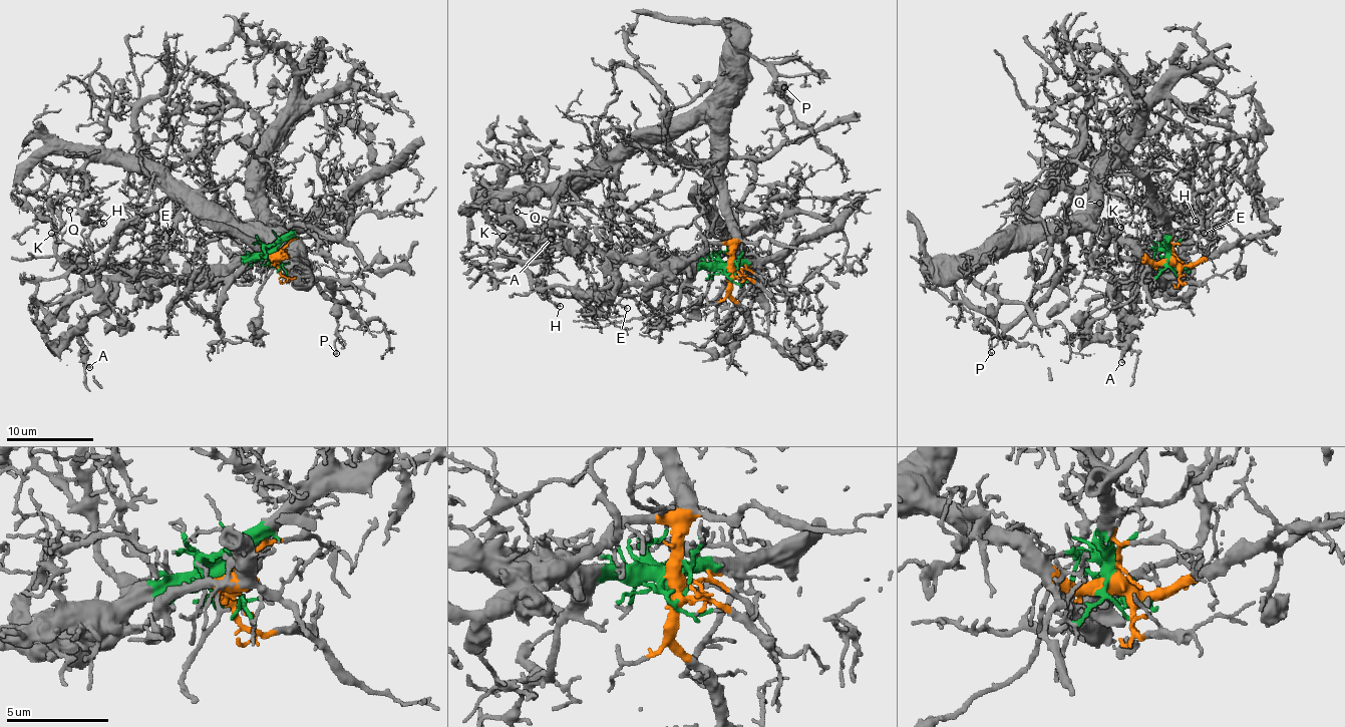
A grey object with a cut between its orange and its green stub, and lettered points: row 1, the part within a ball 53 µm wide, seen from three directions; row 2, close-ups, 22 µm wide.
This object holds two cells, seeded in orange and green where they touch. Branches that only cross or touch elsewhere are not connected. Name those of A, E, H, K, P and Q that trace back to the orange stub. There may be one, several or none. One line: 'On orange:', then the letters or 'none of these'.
On orange: P, Q

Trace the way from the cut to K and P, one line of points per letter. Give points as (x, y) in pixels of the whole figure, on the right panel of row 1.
K: (1175, 261), (1163, 264), (1150, 277), (1135, 274), (1138, 262), (1131, 256), (1133, 251), (1117, 240), (1120, 226)
P: (1175, 263), (1153, 263), (1087, 231), (1018, 240), (980, 256), (961, 274), (998, 301), (992, 353)

